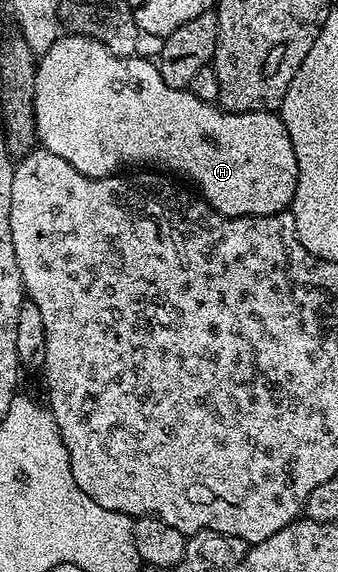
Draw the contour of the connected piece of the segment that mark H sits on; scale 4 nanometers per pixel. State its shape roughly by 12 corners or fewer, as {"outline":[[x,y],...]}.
{"outline":[[65,34],[35,64],[36,137],[78,173],[185,175],[220,215],[291,208],[274,111],[174,89]]}

